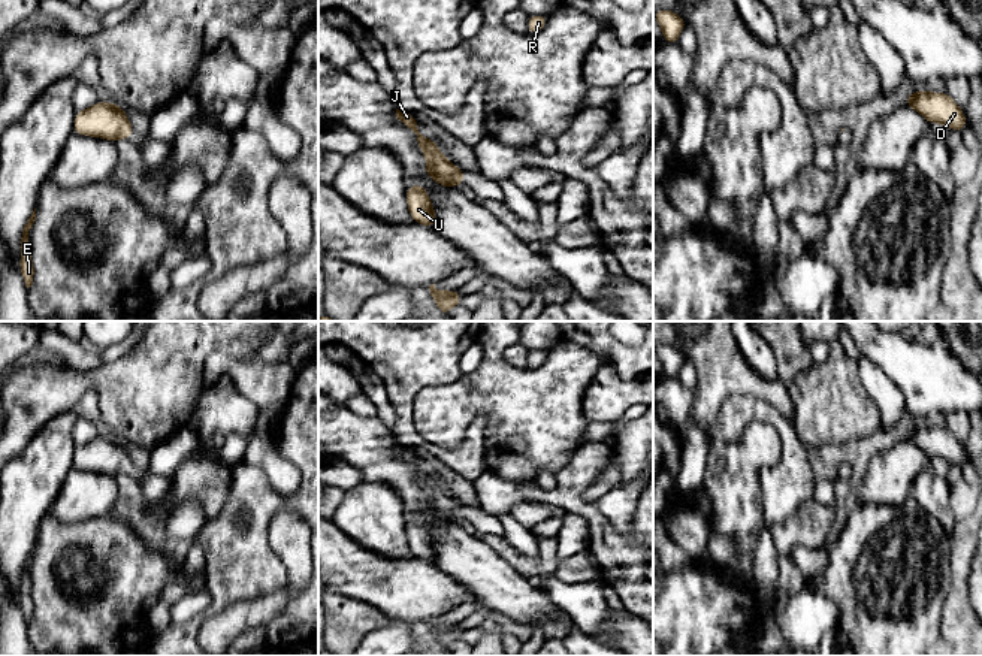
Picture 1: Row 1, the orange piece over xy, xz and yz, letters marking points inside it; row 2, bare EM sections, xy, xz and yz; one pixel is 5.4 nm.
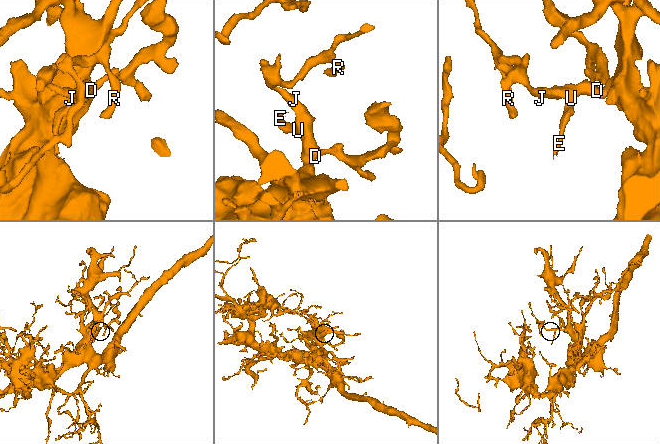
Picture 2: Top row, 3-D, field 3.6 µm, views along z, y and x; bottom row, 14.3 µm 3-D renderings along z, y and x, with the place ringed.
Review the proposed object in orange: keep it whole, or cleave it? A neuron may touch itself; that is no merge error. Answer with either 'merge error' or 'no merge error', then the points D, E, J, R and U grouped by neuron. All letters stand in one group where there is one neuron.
no merge error; groups D E J R U

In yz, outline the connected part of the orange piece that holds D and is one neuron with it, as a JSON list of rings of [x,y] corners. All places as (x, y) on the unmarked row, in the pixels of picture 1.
[[[927,424],[909,427],[904,439],[919,447],[928,460],[940,457],[957,466],[963,466],[967,460],[963,444],[948,427],[930,427]]]

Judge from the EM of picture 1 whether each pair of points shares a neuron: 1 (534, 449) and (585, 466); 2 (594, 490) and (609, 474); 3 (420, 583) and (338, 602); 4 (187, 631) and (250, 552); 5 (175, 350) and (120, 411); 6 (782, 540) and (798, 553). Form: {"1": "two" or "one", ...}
{"1": "two", "2": "one", "3": "two", "4": "one", "5": "one", "6": "two"}

